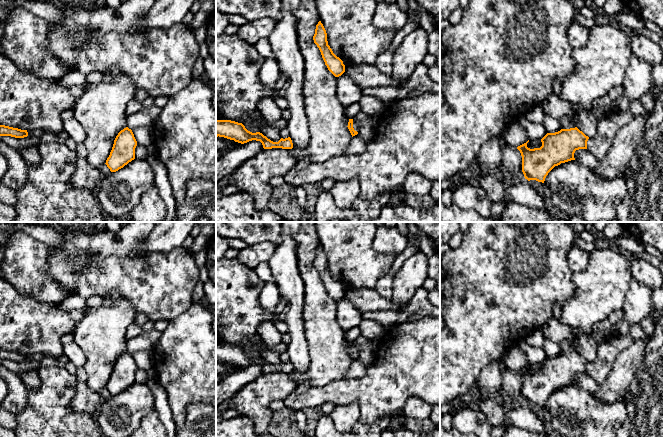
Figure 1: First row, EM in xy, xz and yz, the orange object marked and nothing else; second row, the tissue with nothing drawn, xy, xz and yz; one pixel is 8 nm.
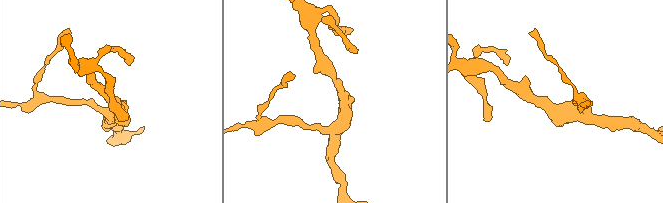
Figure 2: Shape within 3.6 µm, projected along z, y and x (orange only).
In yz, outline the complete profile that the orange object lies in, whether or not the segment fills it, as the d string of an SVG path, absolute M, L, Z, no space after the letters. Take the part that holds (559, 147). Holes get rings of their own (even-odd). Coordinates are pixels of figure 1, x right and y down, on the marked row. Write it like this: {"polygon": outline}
{"polygon": "M568 115L559 118L561 130L547 133L542 139L540 148L527 147L529 140L518 146L522 156L522 172L528 181L544 183L548 173L561 163L575 160L574 153L587 149L589 139L572 122Z"}

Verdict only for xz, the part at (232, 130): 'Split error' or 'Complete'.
Complete

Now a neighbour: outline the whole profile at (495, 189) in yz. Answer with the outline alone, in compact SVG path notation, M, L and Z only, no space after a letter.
M489 172L482 173L476 178L492 202L502 202L504 204L510 202L505 193L506 182L495 179Z

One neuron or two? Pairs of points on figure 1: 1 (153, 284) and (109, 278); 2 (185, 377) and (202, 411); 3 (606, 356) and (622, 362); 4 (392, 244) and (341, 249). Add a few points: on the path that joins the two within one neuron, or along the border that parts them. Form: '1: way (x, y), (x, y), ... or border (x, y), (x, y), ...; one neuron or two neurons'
1: way (142, 276), (120, 277); one neuron
2: border (205, 402), (190, 403), (187, 406), (184, 422); two neurons
3: border (632, 342), (616, 357), (613, 367), (605, 380); two neurons
4: border (375, 232), (373, 248), (394, 256); two neurons

